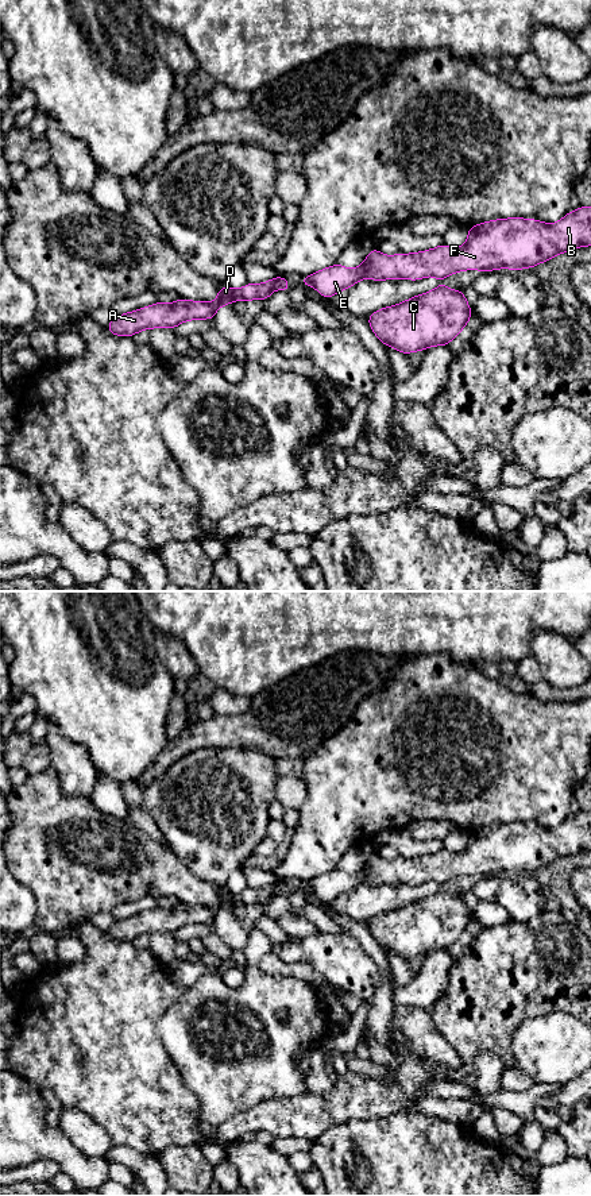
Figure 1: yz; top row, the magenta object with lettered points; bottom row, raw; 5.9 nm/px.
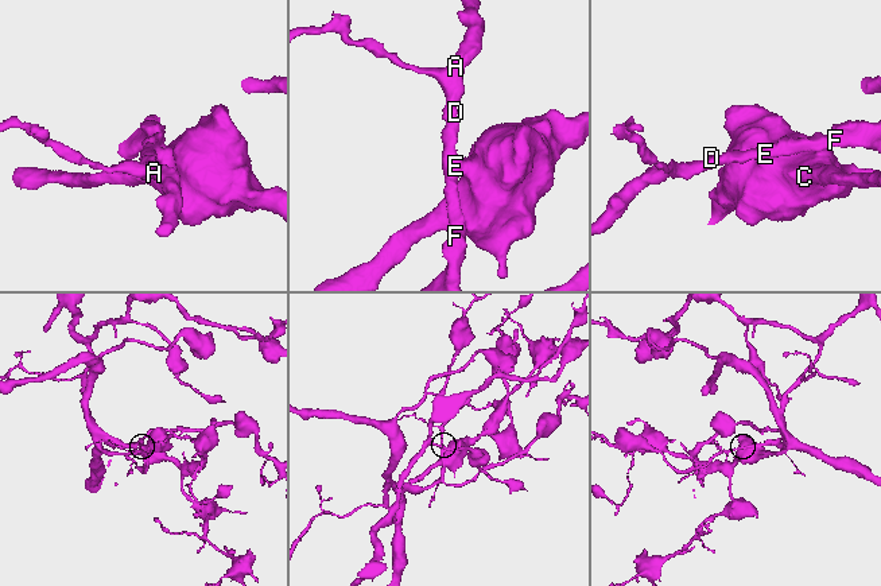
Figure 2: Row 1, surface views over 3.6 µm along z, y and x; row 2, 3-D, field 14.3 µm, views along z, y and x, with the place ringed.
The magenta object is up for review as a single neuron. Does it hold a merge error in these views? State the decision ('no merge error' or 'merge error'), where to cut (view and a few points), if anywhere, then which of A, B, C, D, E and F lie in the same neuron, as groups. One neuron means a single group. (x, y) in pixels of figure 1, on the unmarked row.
no merge error; no cut; A B C D E F

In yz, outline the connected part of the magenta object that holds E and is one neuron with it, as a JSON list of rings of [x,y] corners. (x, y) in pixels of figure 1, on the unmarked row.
[[[582,810],[553,829],[511,822],[468,832],[468,844],[460,853],[443,848],[421,857],[387,861],[374,852],[359,872],[336,868],[302,881],[301,891],[312,890],[322,902],[331,903],[364,883],[417,886],[433,880],[441,886],[463,875],[529,873],[586,850],[591,850],[591,811]]]

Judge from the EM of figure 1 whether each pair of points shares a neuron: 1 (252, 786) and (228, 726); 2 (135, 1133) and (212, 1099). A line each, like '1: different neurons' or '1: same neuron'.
1: different neurons
2: different neurons

